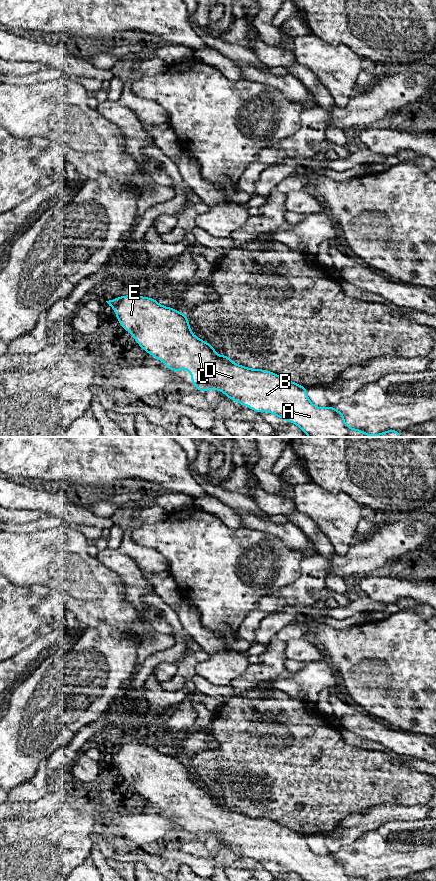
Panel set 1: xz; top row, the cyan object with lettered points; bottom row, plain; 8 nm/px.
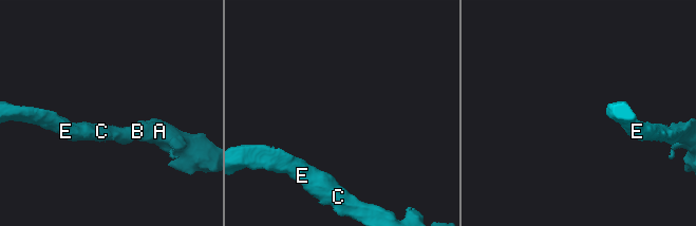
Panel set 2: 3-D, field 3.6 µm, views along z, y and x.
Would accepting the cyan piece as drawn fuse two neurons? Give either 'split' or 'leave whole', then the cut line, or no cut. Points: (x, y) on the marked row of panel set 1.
leave whole; no cut

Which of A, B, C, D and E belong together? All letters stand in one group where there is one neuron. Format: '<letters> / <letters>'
A B C D E

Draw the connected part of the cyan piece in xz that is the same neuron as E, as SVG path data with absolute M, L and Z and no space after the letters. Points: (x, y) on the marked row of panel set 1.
M125 295L106 302L114 309L121 327L131 333L138 345L148 354L163 361L164 367L172 371L190 371L191 382L198 391L218 390L229 399L248 406L257 413L269 412L297 425L308 437L401 437L399 431L392 429L370 435L362 430L350 428L345 423L344 414L333 406L315 406L308 398L305 386L268 370L255 370L236 364L227 354L218 355L212 345L192 333L185 313L163 306L154 298Z

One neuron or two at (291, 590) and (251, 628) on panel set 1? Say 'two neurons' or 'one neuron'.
one neuron

